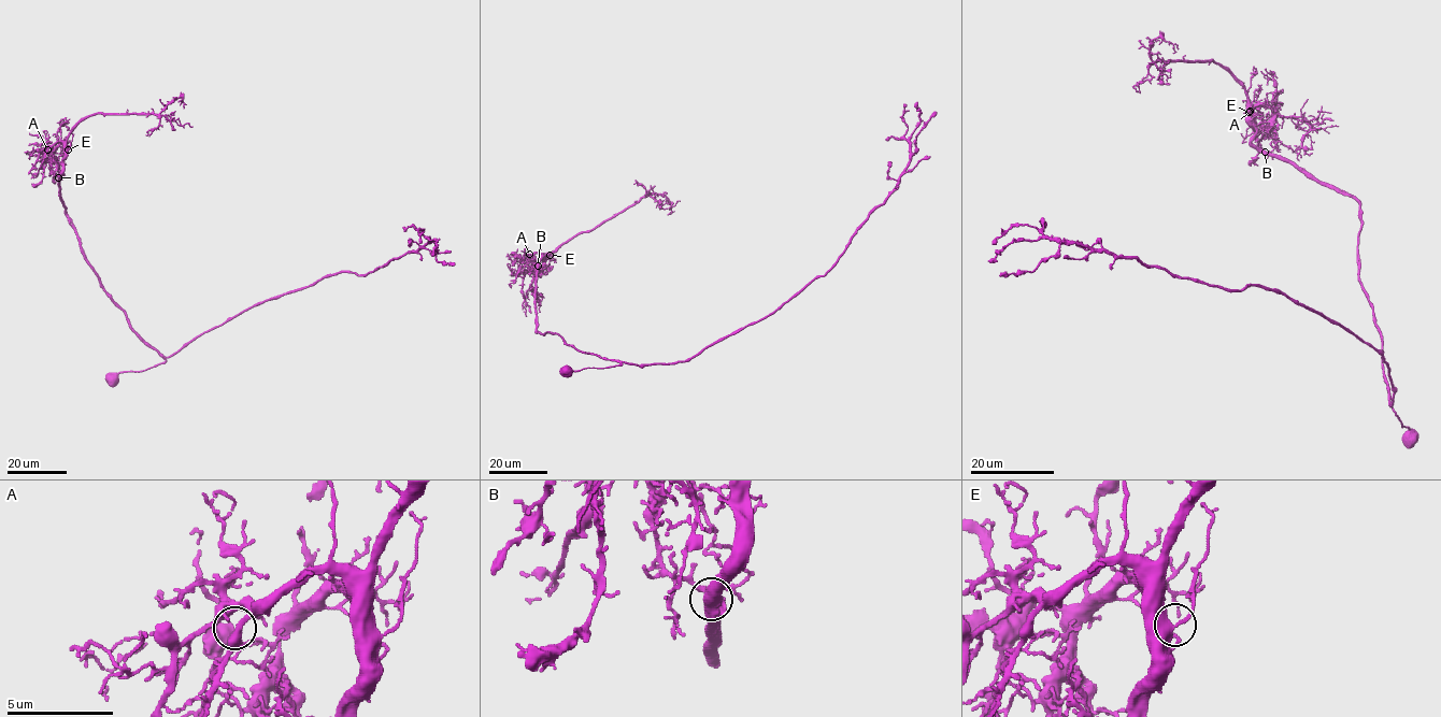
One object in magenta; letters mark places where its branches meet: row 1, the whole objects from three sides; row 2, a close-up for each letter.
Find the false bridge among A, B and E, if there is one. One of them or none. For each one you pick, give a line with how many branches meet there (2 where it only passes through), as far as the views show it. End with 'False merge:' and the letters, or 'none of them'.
False merge: none of them

